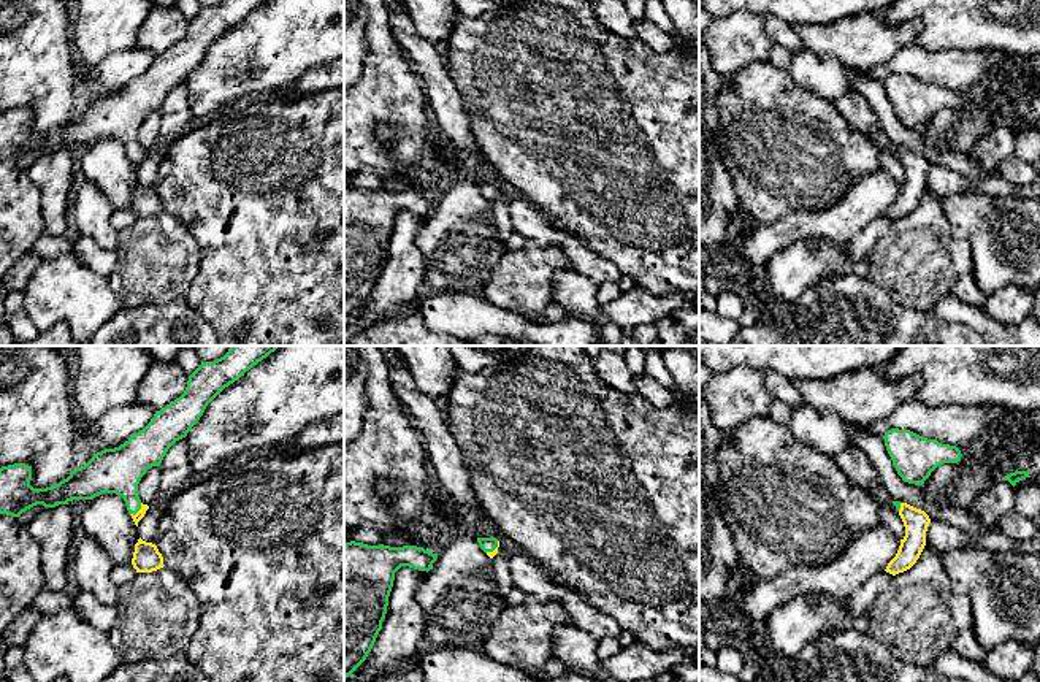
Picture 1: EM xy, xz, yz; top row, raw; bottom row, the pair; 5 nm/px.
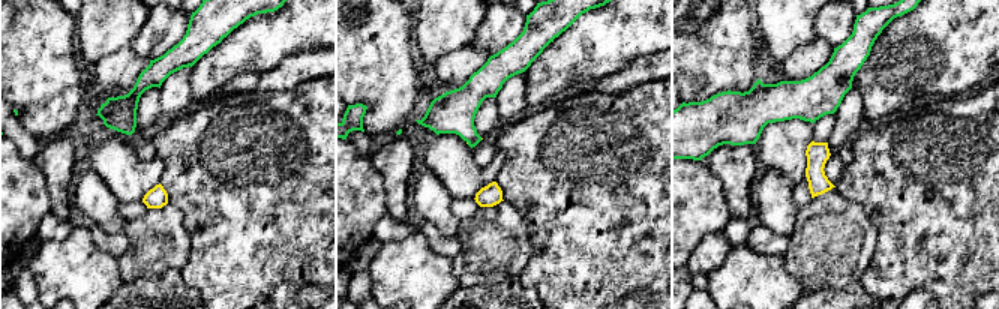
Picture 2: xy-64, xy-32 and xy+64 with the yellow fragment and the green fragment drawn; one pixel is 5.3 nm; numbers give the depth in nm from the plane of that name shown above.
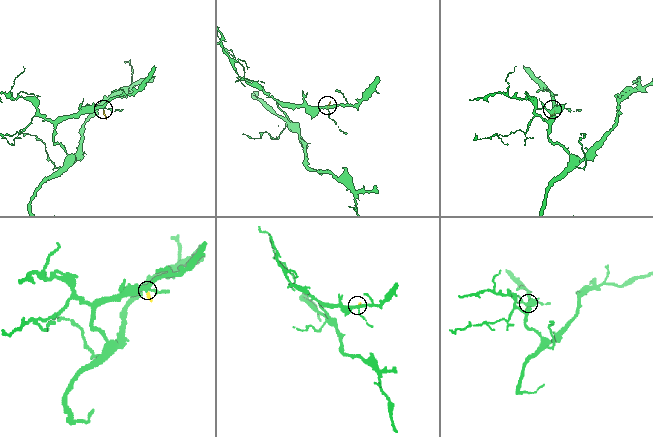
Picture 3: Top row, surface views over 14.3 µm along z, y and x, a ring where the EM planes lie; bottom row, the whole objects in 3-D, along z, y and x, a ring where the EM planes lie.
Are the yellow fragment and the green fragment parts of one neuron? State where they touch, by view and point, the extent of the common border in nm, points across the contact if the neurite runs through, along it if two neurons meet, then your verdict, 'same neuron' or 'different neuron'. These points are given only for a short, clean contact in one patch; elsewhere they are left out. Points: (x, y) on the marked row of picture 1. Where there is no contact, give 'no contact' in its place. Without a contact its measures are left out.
meets yellow in xy at (138, 511); contact 90 nm long; runs through xy (140, 514), (138, 511), (119, 470); same neuron

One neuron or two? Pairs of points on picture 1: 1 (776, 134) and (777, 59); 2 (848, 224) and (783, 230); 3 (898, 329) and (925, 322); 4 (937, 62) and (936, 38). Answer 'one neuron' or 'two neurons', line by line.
1: two neurons
2: one neuron
3: one neuron
4: two neurons

